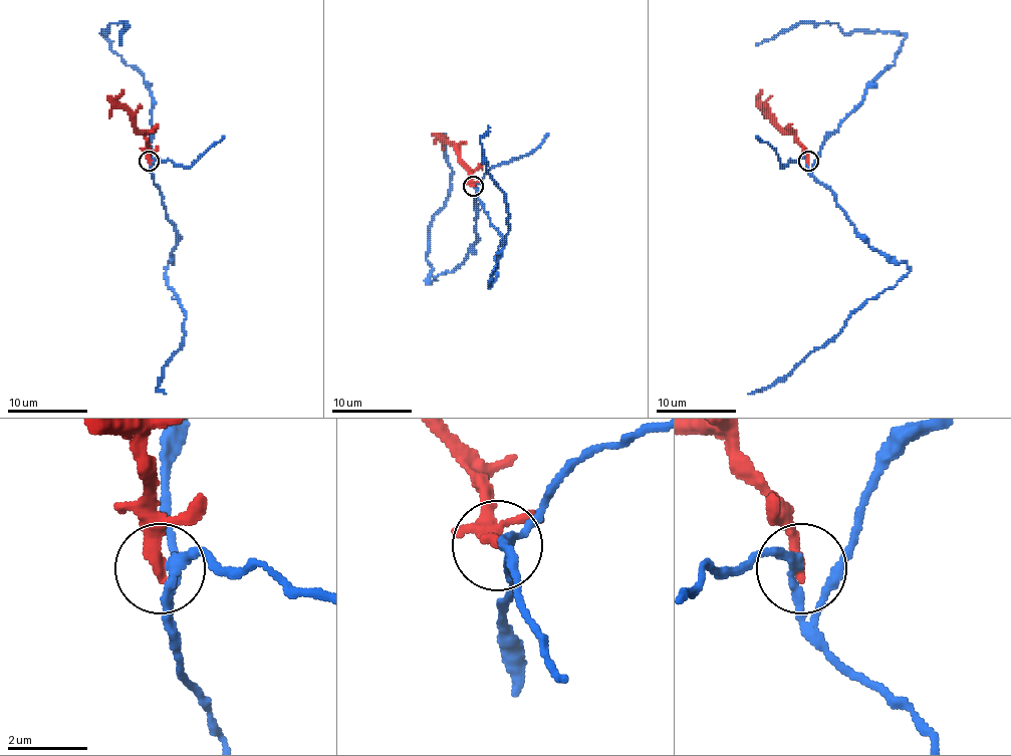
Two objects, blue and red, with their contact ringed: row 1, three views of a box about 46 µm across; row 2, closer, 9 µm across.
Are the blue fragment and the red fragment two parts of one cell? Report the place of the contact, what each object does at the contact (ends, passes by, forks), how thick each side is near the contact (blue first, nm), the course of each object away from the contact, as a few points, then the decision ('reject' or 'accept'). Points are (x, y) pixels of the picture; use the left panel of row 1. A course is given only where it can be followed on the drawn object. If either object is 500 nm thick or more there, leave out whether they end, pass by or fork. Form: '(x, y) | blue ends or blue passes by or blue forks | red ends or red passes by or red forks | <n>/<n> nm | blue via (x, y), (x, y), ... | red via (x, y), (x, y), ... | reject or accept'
(149, 161) | blue passes by | red ends | 180/360 nm | blue via (150, 160), (162, 204), (178, 237), (166, 283), (186, 319), (184, 341), (156, 388), (164, 394) | red via (150, 160), (148, 140), (115, 99), (123, 89) | reject

